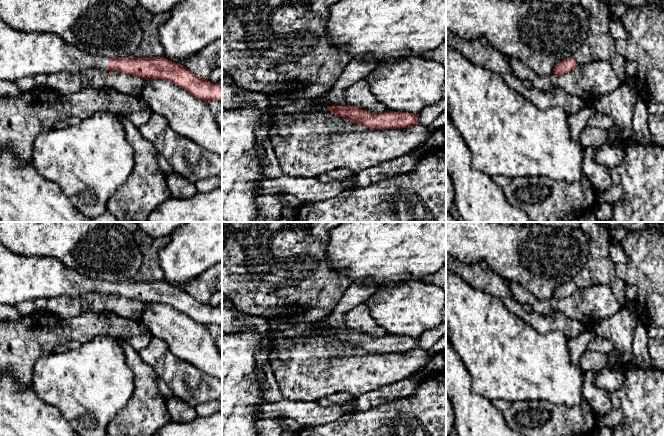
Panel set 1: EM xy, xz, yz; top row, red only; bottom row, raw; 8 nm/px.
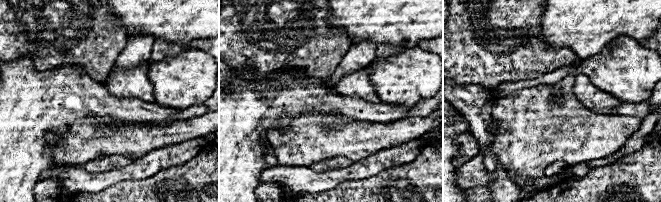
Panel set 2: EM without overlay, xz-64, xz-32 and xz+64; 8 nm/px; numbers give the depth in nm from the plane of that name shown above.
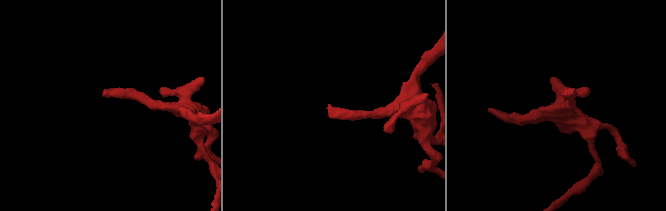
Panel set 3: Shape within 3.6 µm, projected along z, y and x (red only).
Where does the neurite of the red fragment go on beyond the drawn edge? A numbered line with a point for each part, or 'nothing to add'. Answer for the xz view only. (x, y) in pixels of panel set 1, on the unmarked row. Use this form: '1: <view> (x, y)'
1: xz (242, 392)

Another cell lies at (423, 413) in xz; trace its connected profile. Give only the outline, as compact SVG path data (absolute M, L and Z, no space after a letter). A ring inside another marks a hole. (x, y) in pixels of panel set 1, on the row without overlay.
M446 373L428 376L413 394L384 402L370 410L344 414L326 425L302 428L297 436L446 436Z

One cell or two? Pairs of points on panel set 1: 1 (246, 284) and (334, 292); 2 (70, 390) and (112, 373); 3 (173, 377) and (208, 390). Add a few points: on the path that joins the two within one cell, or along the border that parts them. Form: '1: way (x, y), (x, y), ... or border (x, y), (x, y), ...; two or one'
1: way (268, 284), (312, 284); one
2: way (80, 380), (102, 378); one
3: way (182, 378), (194, 387), (199, 387); one

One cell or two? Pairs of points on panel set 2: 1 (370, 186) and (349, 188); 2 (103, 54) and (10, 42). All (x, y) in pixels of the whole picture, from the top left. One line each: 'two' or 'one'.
1: one
2: one

